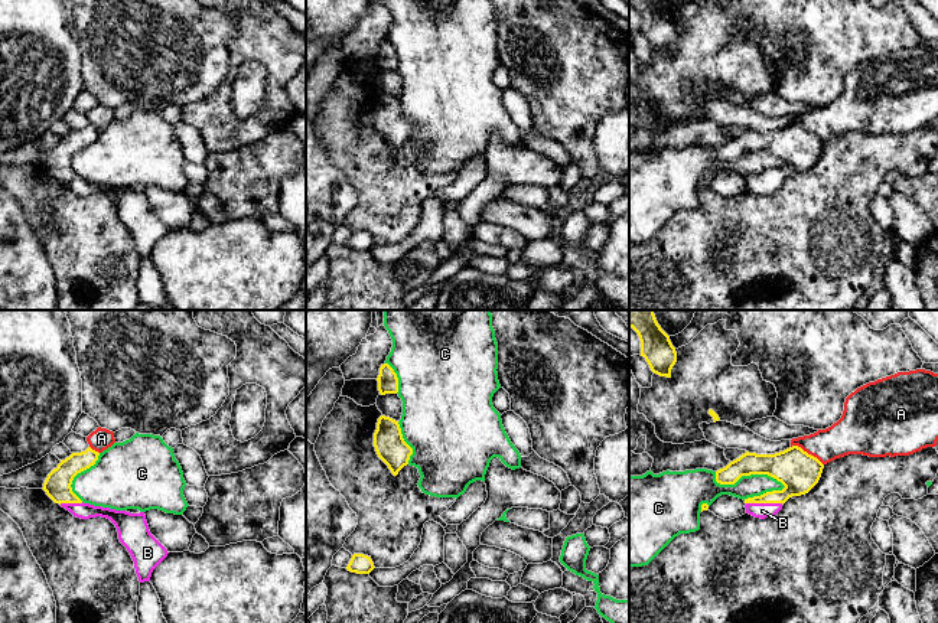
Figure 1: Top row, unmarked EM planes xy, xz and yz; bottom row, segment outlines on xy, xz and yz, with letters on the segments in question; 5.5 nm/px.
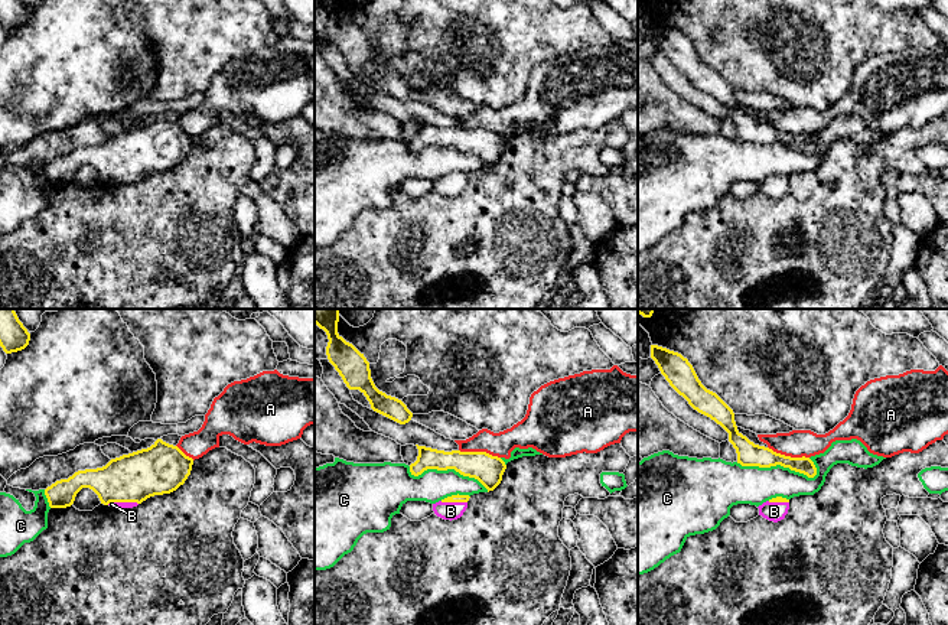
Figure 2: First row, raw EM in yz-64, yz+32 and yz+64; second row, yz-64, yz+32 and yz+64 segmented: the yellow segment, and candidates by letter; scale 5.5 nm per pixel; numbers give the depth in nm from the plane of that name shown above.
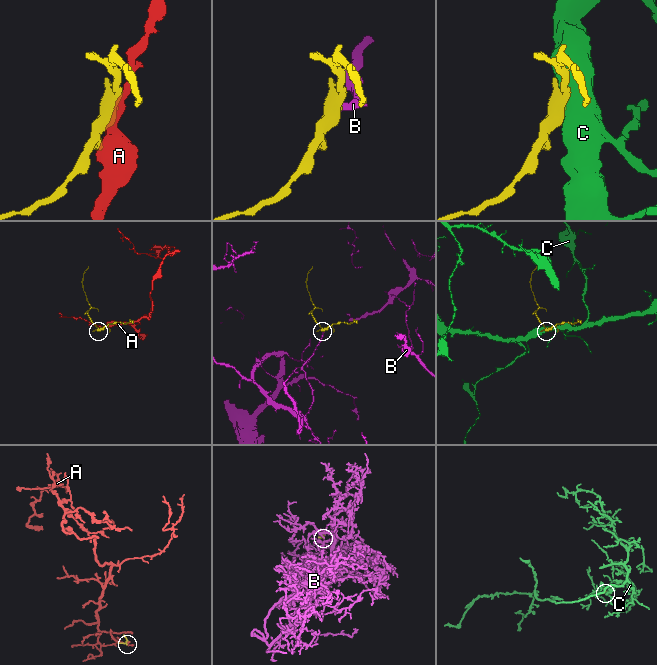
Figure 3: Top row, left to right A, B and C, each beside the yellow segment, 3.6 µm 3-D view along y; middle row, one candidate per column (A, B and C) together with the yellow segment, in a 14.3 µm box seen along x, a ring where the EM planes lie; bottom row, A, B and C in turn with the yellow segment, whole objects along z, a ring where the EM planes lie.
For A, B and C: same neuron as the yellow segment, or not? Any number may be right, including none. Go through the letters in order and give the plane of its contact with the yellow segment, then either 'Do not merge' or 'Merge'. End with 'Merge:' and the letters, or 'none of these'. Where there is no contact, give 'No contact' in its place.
A: Touches yellow in yz. Do not merge
B: Touches yellow in yz. Merge
C: Touches yellow in yz. Do not merge
Merge: B

